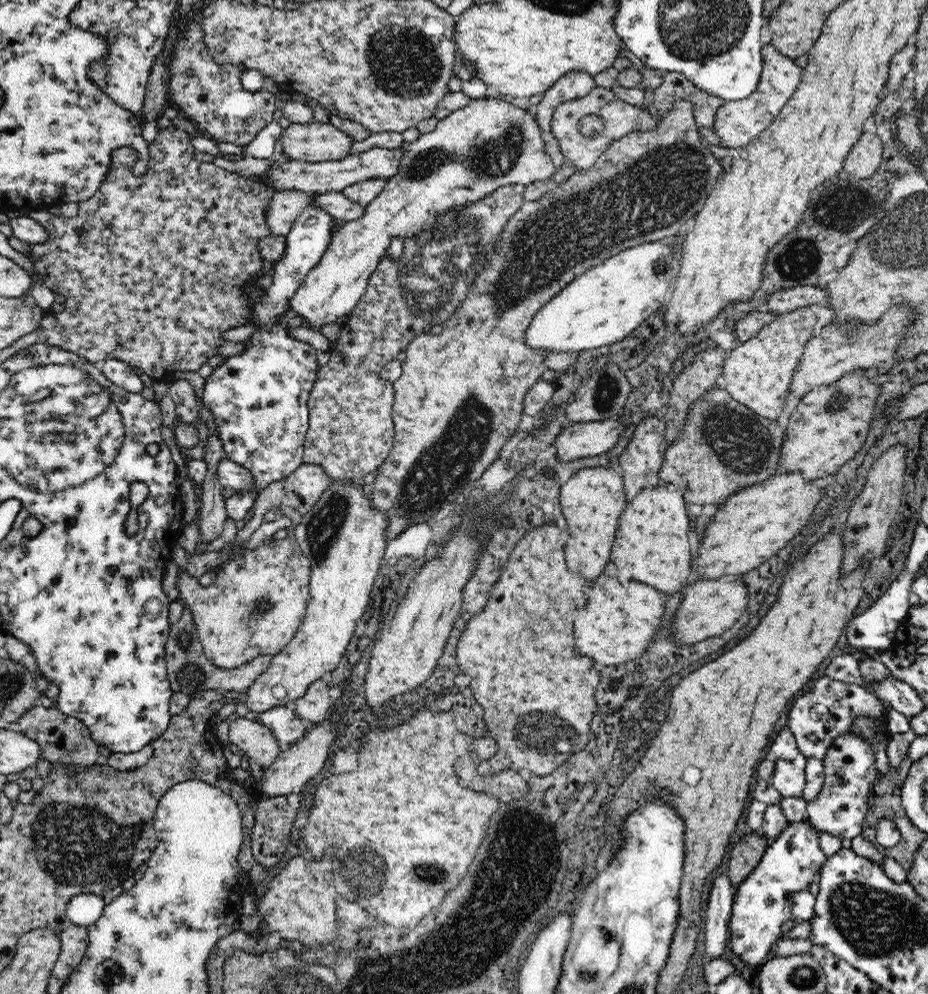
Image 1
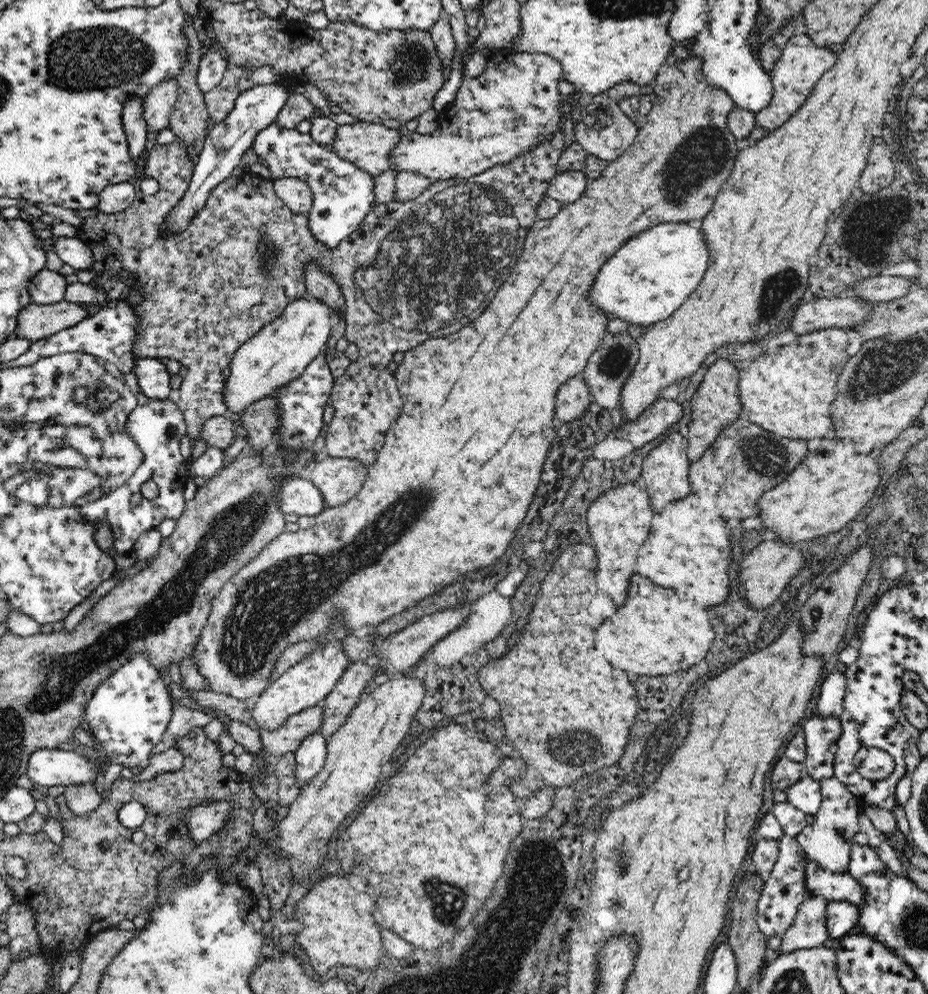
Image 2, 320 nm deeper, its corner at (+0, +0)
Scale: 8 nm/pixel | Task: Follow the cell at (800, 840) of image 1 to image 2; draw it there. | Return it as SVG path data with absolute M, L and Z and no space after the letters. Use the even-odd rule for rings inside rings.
M806 856L805 896L809 898L812 895L824 897L828 902L842 901L858 905L864 902L866 891L850 873L834 874Z

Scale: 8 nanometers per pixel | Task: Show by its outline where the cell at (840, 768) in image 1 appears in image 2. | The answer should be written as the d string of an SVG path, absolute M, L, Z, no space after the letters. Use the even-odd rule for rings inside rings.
M862 747L854 756L854 769L868 780L888 778L894 766L894 757L878 747Z

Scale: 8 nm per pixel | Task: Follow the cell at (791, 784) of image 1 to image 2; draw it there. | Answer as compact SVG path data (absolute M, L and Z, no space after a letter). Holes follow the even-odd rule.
M802 770L802 778L784 790L786 800L799 808L804 814L814 816L820 808L822 793L820 783L814 780L806 771Z

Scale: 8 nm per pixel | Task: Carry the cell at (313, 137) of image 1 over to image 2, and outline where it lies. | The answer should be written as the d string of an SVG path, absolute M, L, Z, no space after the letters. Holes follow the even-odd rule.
M359 121L339 126L334 143L329 148L342 159L376 177L390 170L390 152L402 138L397 129Z

